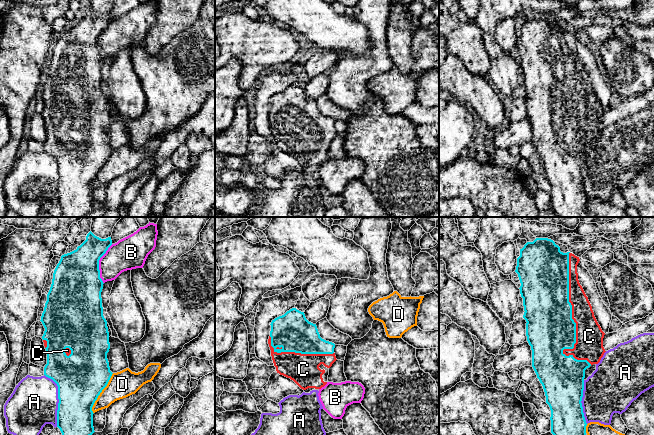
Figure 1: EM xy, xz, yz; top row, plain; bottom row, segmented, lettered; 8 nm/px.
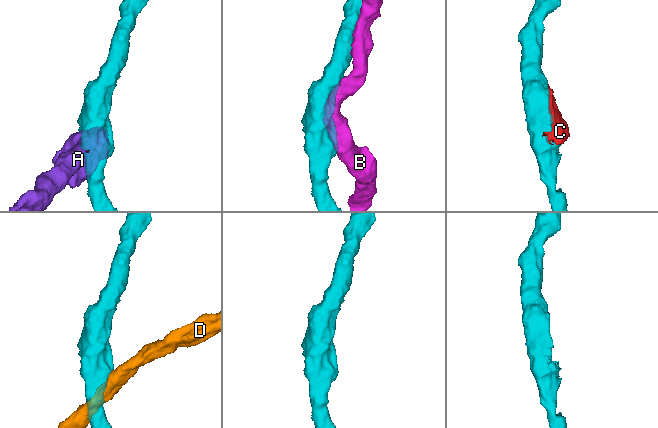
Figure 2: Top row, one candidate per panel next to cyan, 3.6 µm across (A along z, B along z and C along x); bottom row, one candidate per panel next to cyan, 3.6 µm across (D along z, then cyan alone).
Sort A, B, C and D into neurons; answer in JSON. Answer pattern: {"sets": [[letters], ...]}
{"sets": [["A"], ["B"], ["C"], ["D"]]}

